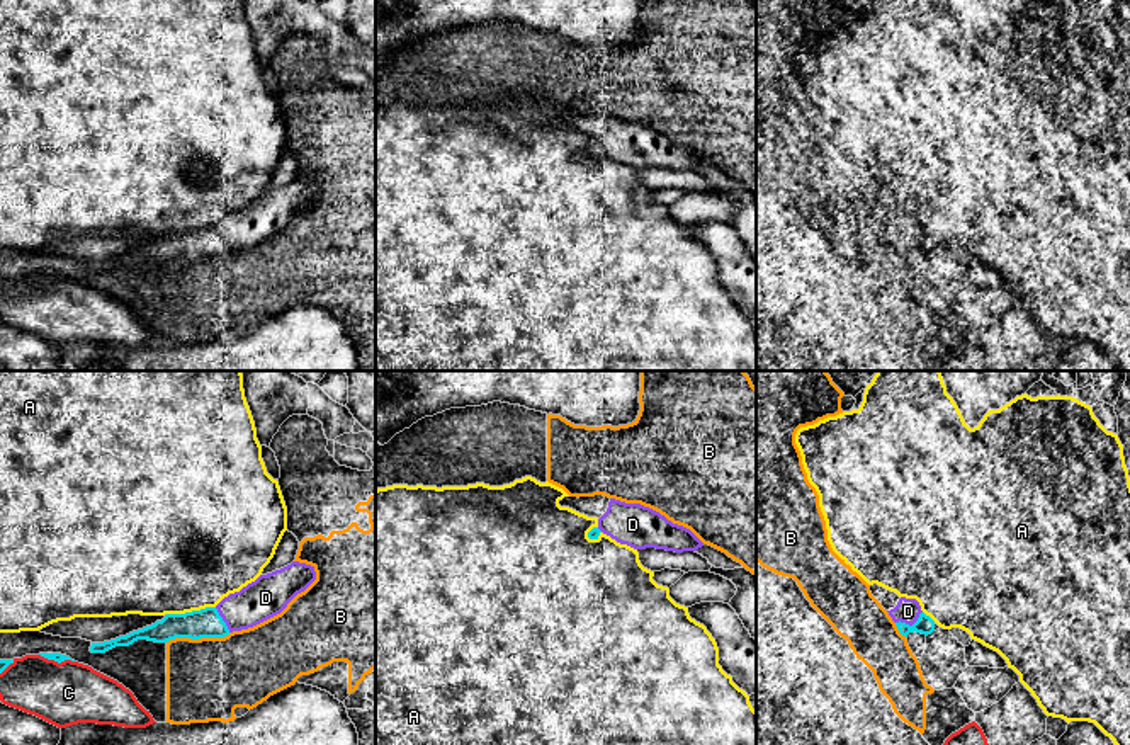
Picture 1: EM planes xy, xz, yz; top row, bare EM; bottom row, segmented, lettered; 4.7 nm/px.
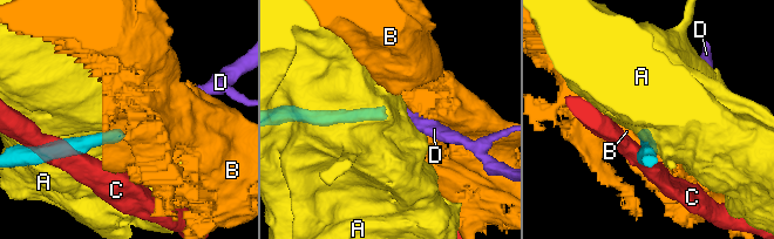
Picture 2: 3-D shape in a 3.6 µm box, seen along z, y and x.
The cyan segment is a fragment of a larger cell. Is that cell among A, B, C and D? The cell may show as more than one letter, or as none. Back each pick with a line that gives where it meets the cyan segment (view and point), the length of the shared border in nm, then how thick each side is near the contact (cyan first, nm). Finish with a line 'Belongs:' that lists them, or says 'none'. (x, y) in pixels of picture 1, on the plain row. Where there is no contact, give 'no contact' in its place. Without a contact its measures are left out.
D: yz (908, 244) | 140 nm | 90/120 nm
Belongs: D

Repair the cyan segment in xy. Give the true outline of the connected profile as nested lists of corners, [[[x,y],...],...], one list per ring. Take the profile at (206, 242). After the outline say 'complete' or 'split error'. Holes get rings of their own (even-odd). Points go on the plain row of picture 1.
[[[292,180],[240,211],[229,213],[216,226],[185,233],[167,233],[151,245],[104,262],[92,262],[92,272],[105,272],[116,265],[129,265],[138,259],[167,262],[175,257],[224,257],[233,250],[253,247],[277,233],[316,199],[314,185]]]; split error

